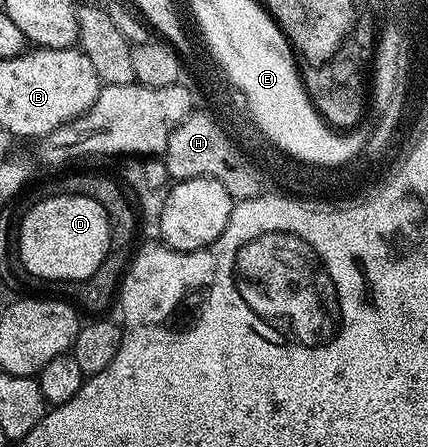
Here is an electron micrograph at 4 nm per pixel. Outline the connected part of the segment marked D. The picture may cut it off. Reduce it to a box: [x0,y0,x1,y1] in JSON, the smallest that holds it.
[17,195,111,281]

